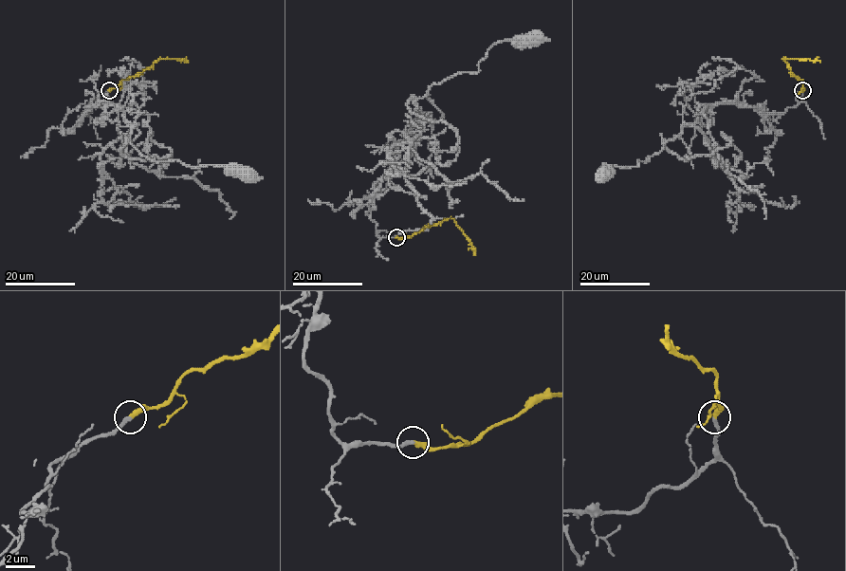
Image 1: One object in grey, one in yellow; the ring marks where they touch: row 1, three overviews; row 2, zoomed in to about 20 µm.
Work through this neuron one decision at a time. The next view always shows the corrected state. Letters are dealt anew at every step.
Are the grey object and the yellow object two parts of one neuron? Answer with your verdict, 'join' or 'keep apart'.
join

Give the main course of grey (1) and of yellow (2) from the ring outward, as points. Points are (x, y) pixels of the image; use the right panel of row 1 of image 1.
1: (802, 90), (802, 100), (783, 113), (740, 102), (701, 105), (697, 121), (648, 160), (605, 166), (603, 173)
2: (802, 90), (802, 81), (792, 73), (783, 58), (820, 62)

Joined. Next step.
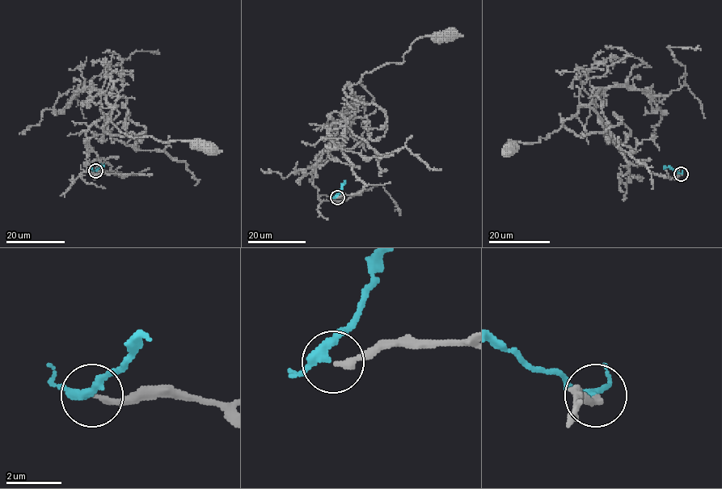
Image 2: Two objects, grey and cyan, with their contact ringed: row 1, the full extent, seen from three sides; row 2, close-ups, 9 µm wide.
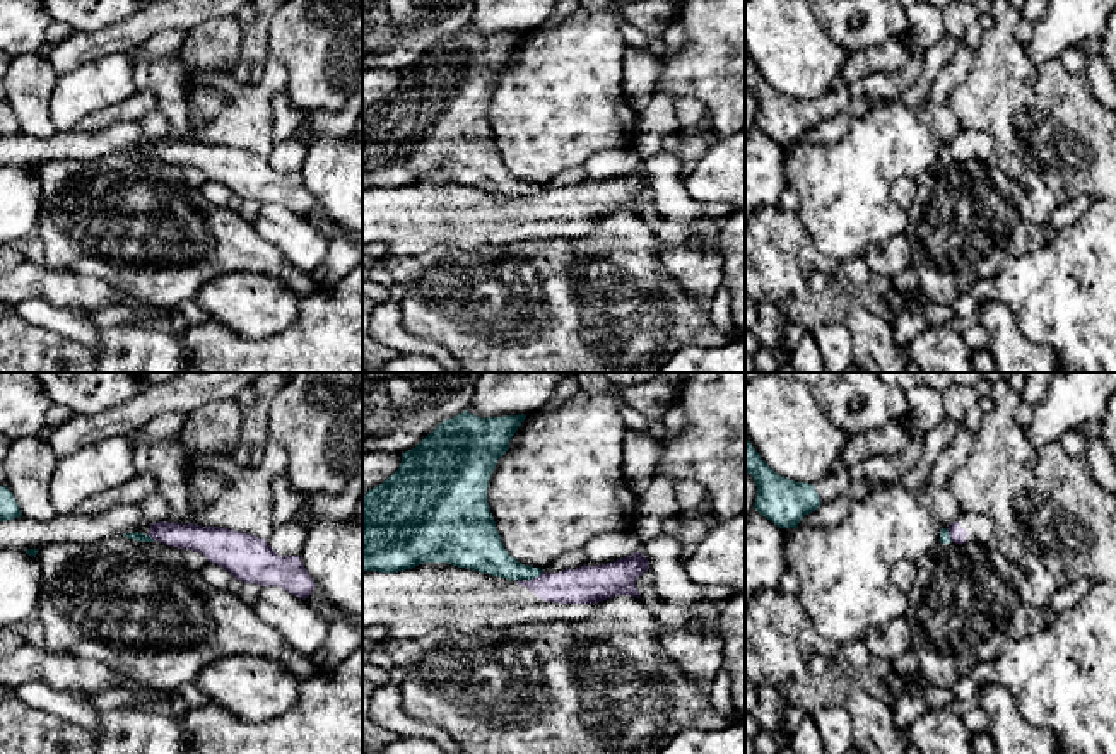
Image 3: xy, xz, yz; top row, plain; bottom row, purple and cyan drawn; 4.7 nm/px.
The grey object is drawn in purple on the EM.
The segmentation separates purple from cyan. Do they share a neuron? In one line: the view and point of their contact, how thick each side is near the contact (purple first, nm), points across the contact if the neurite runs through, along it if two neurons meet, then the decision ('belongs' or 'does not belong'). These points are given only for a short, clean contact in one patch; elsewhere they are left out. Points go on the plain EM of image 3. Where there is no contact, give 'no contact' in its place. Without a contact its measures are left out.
meets purple in xz at (537, 194); 180 nm thick on the purple side, 160 nm on the other; border along xz (544, 188), (528, 197); does not belong

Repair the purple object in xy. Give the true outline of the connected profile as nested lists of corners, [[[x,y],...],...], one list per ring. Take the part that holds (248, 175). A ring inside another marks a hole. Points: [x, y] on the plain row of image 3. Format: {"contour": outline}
{"contour": [[[116,121],[94,132],[55,132],[48,138],[24,133],[0,138],[0,166],[41,166],[51,159],[97,159],[125,150],[150,152],[169,164],[200,169],[243,200],[280,203],[297,215],[316,205],[301,173],[280,173],[268,157],[220,144],[149,140],[135,121]]]}

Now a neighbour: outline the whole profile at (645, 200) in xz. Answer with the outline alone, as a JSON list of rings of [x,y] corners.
[[[649,186],[637,195],[636,205],[648,226],[655,227],[661,221],[658,210],[655,209],[655,197]]]

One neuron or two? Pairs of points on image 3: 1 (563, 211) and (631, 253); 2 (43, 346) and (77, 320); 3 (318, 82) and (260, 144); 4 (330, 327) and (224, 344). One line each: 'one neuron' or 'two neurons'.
1: two neurons
2: two neurons
3: two neurons
4: one neuron

